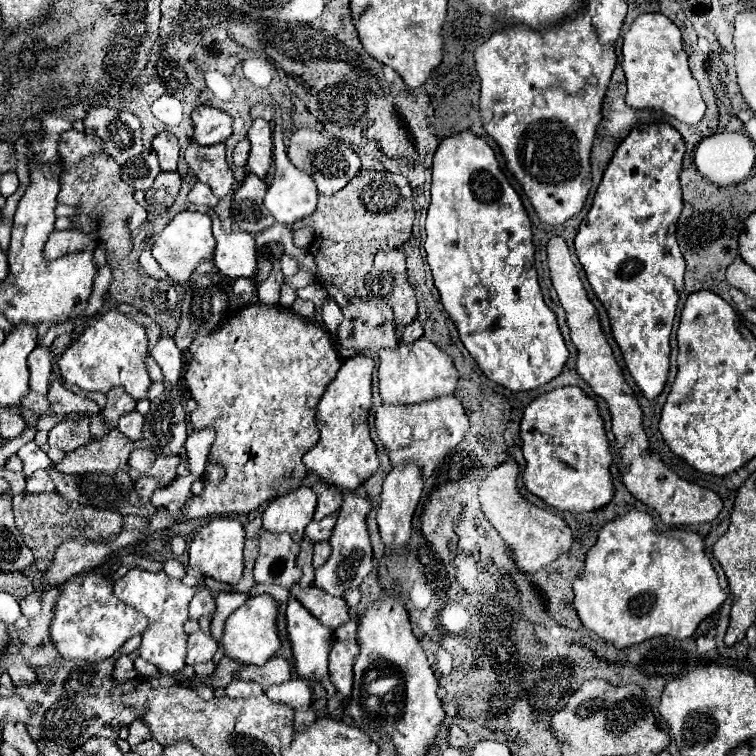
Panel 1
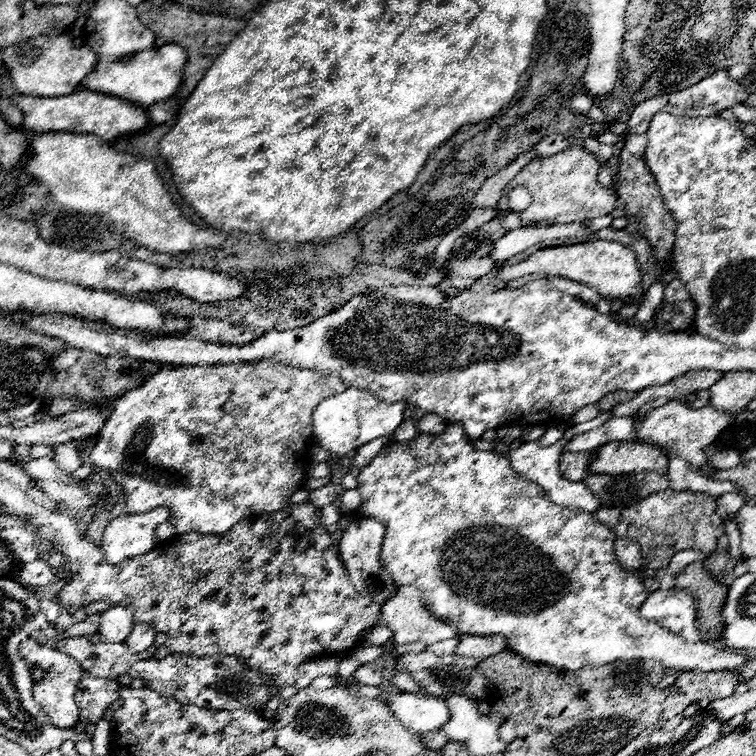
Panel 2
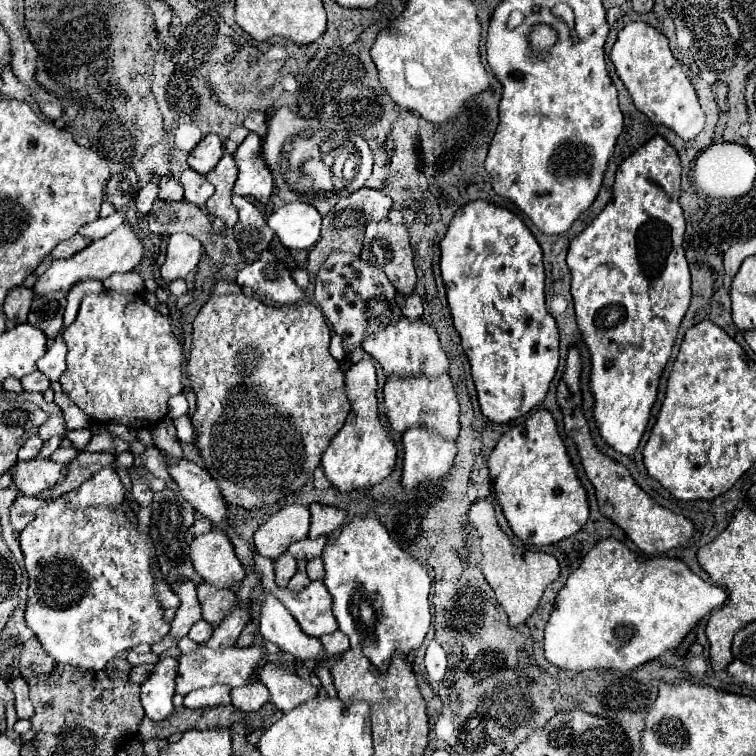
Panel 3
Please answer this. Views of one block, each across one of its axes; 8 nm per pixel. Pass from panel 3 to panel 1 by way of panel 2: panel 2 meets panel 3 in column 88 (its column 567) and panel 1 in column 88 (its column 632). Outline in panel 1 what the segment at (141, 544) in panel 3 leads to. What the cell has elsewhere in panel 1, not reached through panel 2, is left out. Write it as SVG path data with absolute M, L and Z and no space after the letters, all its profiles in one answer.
M94 572L78 574L62 586L62 594L54 606L50 634L56 650L66 660L92 660L100 662L110 658L120 646L148 628L148 620L138 610L126 606L112 592L112 584Z

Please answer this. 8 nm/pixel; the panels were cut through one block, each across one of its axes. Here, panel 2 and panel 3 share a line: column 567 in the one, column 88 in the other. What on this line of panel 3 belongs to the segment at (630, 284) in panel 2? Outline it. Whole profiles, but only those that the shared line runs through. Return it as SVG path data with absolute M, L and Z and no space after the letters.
M124 222L112 234L108 234L102 240L94 240L82 252L78 252L78 254L74 254L74 256L70 256L66 260L54 260L52 266L34 284L34 294L68 292L80 280L88 280L88 278L104 280L104 278L108 278L108 276L112 276L116 272L130 272L140 264L142 256L144 256L144 246L142 246L140 238L134 234L132 226L128 222Z

